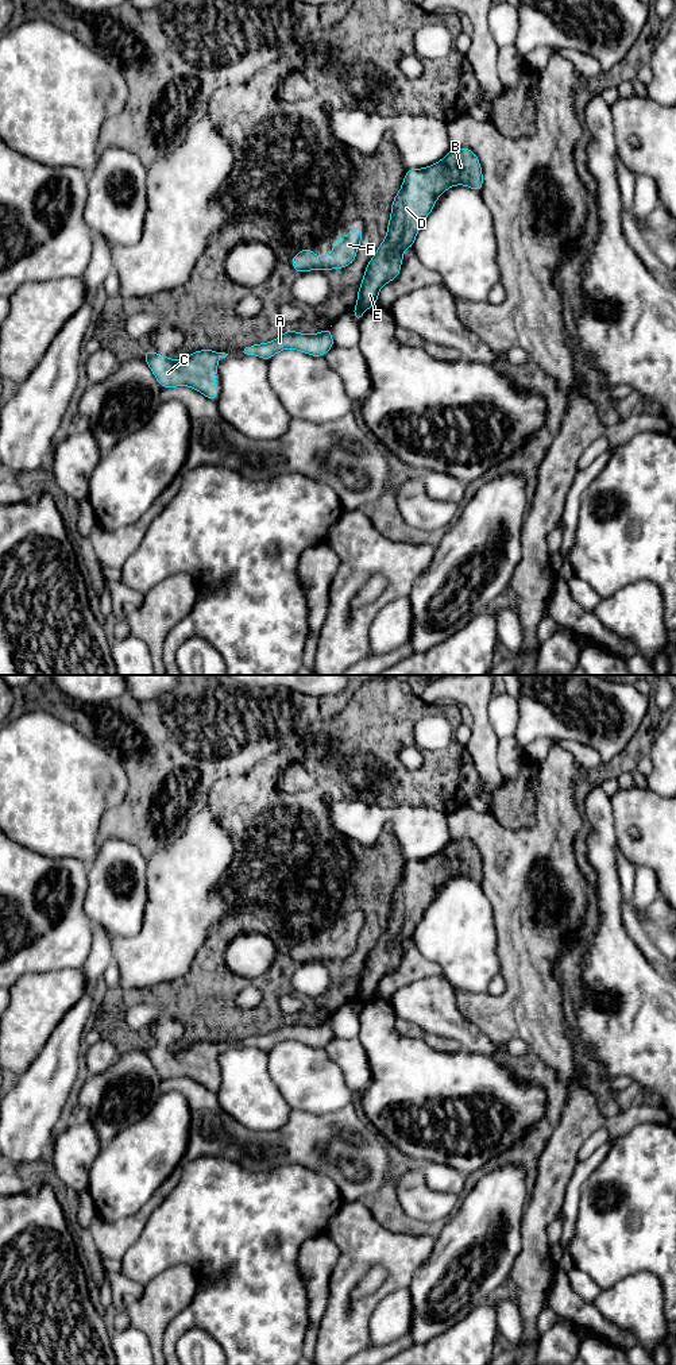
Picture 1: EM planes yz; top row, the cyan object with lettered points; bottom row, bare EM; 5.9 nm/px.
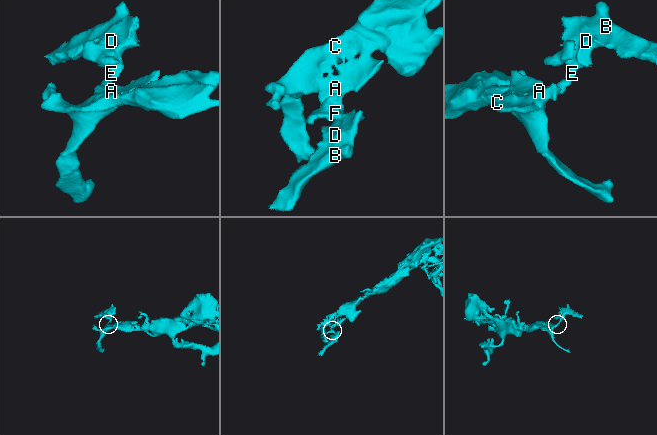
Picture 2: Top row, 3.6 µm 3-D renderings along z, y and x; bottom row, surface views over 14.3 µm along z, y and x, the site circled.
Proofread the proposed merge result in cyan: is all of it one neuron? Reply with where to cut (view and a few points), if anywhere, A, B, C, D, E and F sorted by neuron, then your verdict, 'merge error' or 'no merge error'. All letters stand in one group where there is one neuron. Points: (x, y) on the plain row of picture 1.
cut in yz along (355, 998), (363, 1003); A C / B D E F; merge error

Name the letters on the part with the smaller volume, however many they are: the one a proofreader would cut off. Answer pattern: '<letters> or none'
B, D, E, F

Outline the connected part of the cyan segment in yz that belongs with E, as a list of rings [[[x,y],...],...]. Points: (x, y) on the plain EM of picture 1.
[[[468,838],[449,840],[437,855],[406,861],[391,895],[386,929],[366,957],[355,999],[364,1003],[378,995],[381,979],[399,967],[403,941],[413,940],[414,930],[437,890],[456,876],[466,876],[476,883],[483,879],[480,853]]]

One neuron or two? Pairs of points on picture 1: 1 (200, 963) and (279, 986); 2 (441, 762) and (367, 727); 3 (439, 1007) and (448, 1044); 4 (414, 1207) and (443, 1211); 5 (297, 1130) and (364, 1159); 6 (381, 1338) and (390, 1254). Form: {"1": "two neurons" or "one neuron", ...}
{"1": "one neuron", "2": "one neuron", "3": "two neurons", "4": "one neuron", "5": "one neuron", "6": "two neurons"}

